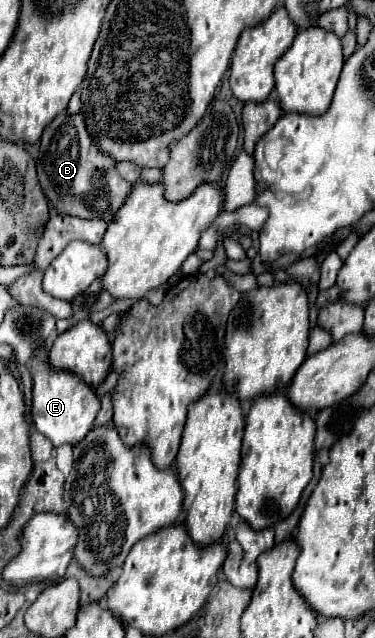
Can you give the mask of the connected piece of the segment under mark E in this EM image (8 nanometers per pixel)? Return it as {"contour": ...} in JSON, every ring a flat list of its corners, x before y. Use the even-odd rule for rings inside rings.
{"contour":[[37,350,33,360,33,424,35,428,53,440,55,448,61,444,77,444,93,428,95,416,101,408,99,396,91,390,81,376,73,372,57,372,47,364,47,352]]}

